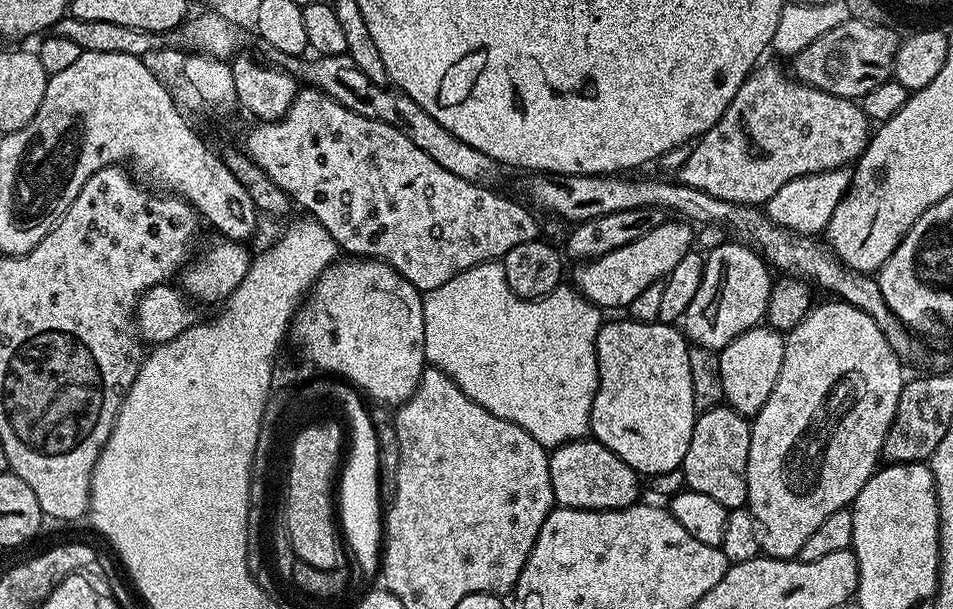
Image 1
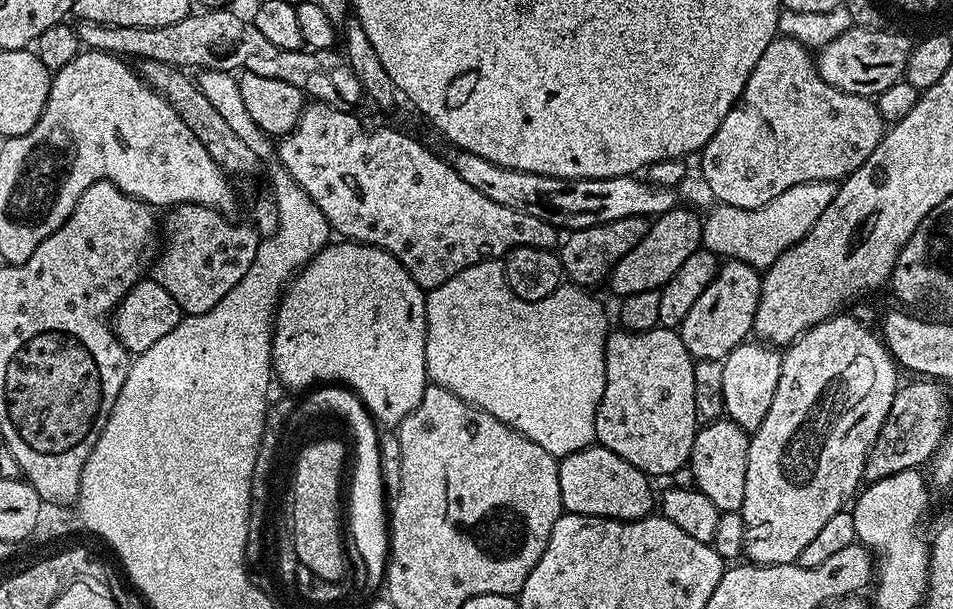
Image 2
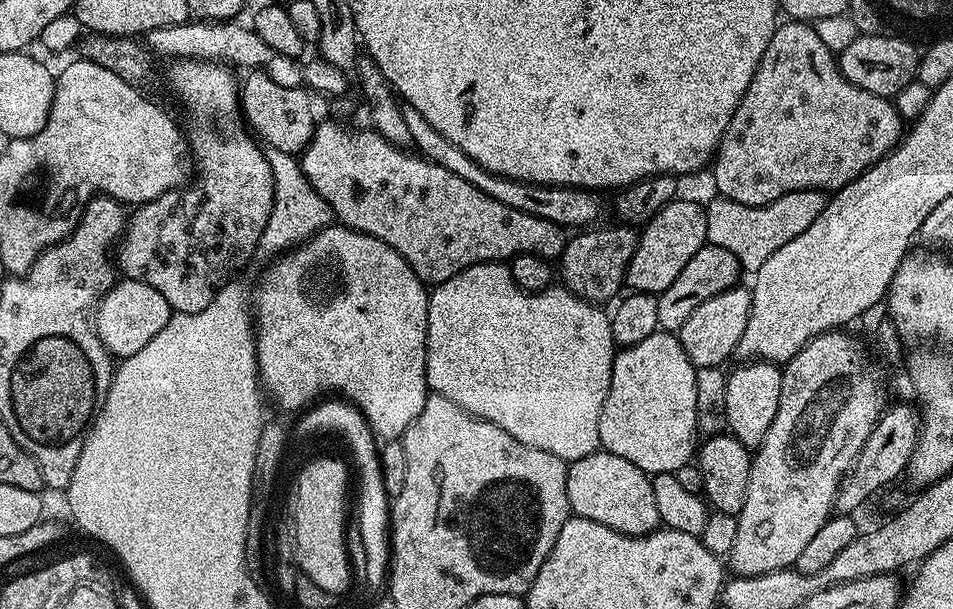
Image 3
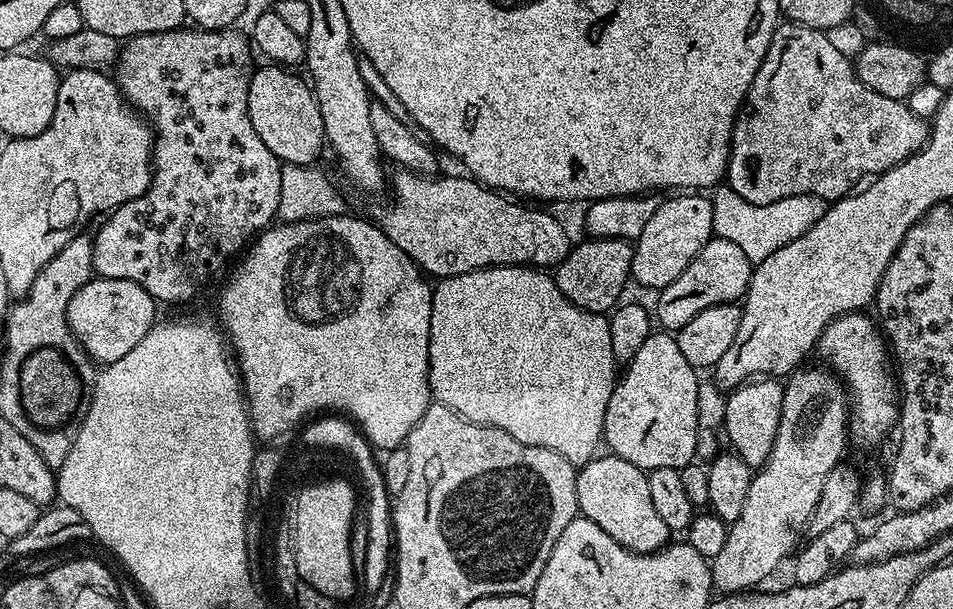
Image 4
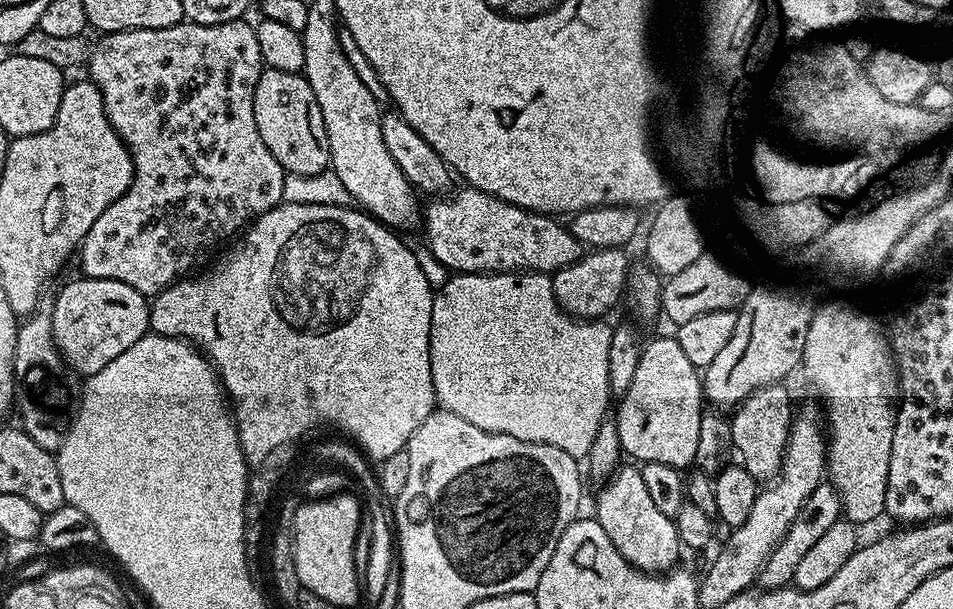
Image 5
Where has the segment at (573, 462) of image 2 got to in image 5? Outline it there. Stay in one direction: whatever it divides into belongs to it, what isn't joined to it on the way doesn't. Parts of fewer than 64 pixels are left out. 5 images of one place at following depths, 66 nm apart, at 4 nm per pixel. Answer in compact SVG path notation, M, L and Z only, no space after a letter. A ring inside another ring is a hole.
M617 467L601 487L605 488L596 496L594 519L600 523L602 530L606 530L606 538L614 542L618 554L622 554L622 558L639 572L663 574L673 571L678 564L676 559L682 553L676 521L654 506L650 494L646 494L646 486L642 486L640 468L624 467Z

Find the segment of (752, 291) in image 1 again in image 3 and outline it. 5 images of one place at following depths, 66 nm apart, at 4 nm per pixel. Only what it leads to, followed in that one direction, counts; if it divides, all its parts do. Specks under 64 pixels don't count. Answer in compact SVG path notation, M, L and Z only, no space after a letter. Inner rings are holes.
M737 286L722 290L722 294L714 294L714 298L702 302L690 318L679 330L682 350L690 358L695 368L718 368L725 362L724 359L735 353L738 342L742 342L742 334L746 331L746 322L750 322L750 306L752 293L747 287Z

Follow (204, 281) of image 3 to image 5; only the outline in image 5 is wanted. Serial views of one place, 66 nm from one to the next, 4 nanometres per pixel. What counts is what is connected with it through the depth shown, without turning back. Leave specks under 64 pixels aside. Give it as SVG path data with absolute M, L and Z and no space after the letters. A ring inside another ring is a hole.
M241 18L241 19L238 19L238 20L231 20L231 21L230 21L230 22L222 22L222 23L221 23L221 24L193 24L193 23L191 23L191 22L181 22L181 23L179 23L179 24L175 24L175 25L174 25L174 26L166 26L166 27L165 27L165 28L163 28L163 29L162 29L162 30L122 30L122 31L121 31L121 32L109 32L109 33L107 33L107 34L104 34L104 35L101 35L101 36L100 36L100 37L99 37L99 39L100 39L100 41L98 41L98 42L97 42L97 44L96 44L96 46L95 46L95 44L94 44L94 47L93 47L93 48L92 48L92 49L91 49L91 52L90 52L90 55L89 55L89 57L88 57L88 59L87 59L87 61L86 61L86 69L87 69L87 68L88 68L88 72L89 72L89 73L88 73L88 72L87 72L87 75L88 75L88 76L89 76L89 77L90 77L90 79L91 79L91 81L92 81L92 83L93 83L93 84L95 84L95 86L96 86L96 88L97 88L97 89L98 89L98 91L99 91L99 92L100 92L100 93L101 93L101 94L102 94L102 102L103 102L103 103L104 103L104 109L105 109L105 110L106 110L106 118L107 118L107 119L108 119L108 121L109 121L109 122L110 122L110 126L111 126L111 127L112 127L112 128L113 128L113 129L114 129L114 130L115 130L115 132L116 132L116 133L117 133L117 134L118 134L118 135L120 135L120 139L121 139L121 140L123 140L123 141L124 141L124 143L125 143L125 144L127 144L127 145L128 145L128 153L129 153L129 154L131 154L131 156L132 156L132 181L131 181L131 182L130 182L130 186L129 186L129 187L128 187L128 189L127 189L127 190L126 190L126 192L125 192L125 193L124 193L124 194L122 194L122 198L118 198L118 199L117 199L117 200L115 200L115 202L114 202L114 203L112 203L112 204L111 204L111 205L110 205L110 206L106 206L106 210L105 210L105 211L104 211L104 212L103 212L103 213L102 213L102 214L98 214L98 222L94 222L94 226L90 226L90 230L89 230L89 231L88 231L88 233L87 233L87 234L86 234L86 238L85 238L85 239L84 239L84 240L83 240L83 242L81 242L81 244L80 244L80 247L79 247L79 249L78 249L78 260L79 260L79 256L80 256L80 268L81 268L81 270L82 270L82 271L84 271L84 272L81 272L81 273L83 273L83 275L84 275L84 276L85 276L85 277L87 277L87 279L89 279L89 280L113 280L113 281L114 281L114 282L126 282L126 286L134 286L134 290L138 290L138 291L139 291L139 292L140 292L140 293L142 293L142 294L143 294L143 296L145 296L145 298L151 298L151 297L154 297L154 296L157 296L157 295L158 295L158 293L159 293L159 292L161 292L161 291L162 291L162 290L166 290L166 289L167 289L167 288L168 288L168 287L170 287L170 286L171 286L171 285L172 285L172 284L174 284L174 283L176 283L176 281L177 281L177 280L179 280L179 279L181 279L181 278L184 278L184 277L187 277L187 276L188 276L188 275L189 275L189 273L191 273L191 272L192 272L192 271L193 271L193 269L195 269L195 268L192 268L192 267L194 267L194 266L195 266L195 264L196 264L196 263L198 263L198 262L199 262L199 260L200 260L200 259L202 259L202 258L203 258L203 256L204 256L204 255L206 255L206 254L207 254L207 252L208 252L208 251L210 251L210 250L211 250L211 248L216 248L216 247L218 247L218 246L219 246L219 244L220 244L220 240L224 240L224 239L226 239L226 238L227 238L227 236L232 236L232 235L233 235L233 236L232 236L232 237L235 237L235 236L236 236L236 235L237 235L237 233L239 233L239 232L240 232L240 231L241 231L241 230L243 230L243 229L245 229L245 228L247 228L247 227L248 227L248 225L249 225L249 223L250 223L250 222L251 222L251 221L253 221L253 220L255 220L255 219L256 219L256 217L258 217L258 216L261 216L261 215L262 215L262 214L266 214L266 210L270 210L270 209L271 209L271 208L277 208L277 207L278 207L278 206L279 206L279 205L280 205L280 204L281 204L281 203L282 203L282 201L283 201L283 200L284 200L284 177L285 177L285 175L286 175L286 173L285 173L285 171L284 171L284 168L283 168L283 166L282 166L282 165L281 165L281 164L280 164L280 163L279 163L279 162L278 162L278 158L274 158L274 154L270 154L270 150L266 150L266 142L262 142L262 134L258 134L258 122L254 122L254 90L255 90L255 89L256 89L256 87L257 87L257 86L258 86L258 78L259 78L259 77L260 77L260 74L261 74L261 72L263 72L263 71L264 71L264 69L265 69L265 66L264 66L264 59L263 59L263 58L262 58L262 50L258 50L258 38L257 38L257 37L256 37L256 30L255 30L255 27L253 27L253 25L252 25L252 24L251 24L251 23L250 23L250 24L249 24L249 25L248 25L248 24L247 24L247 22L246 22L246 21L247 21L247 19L244 19L244 18Z

